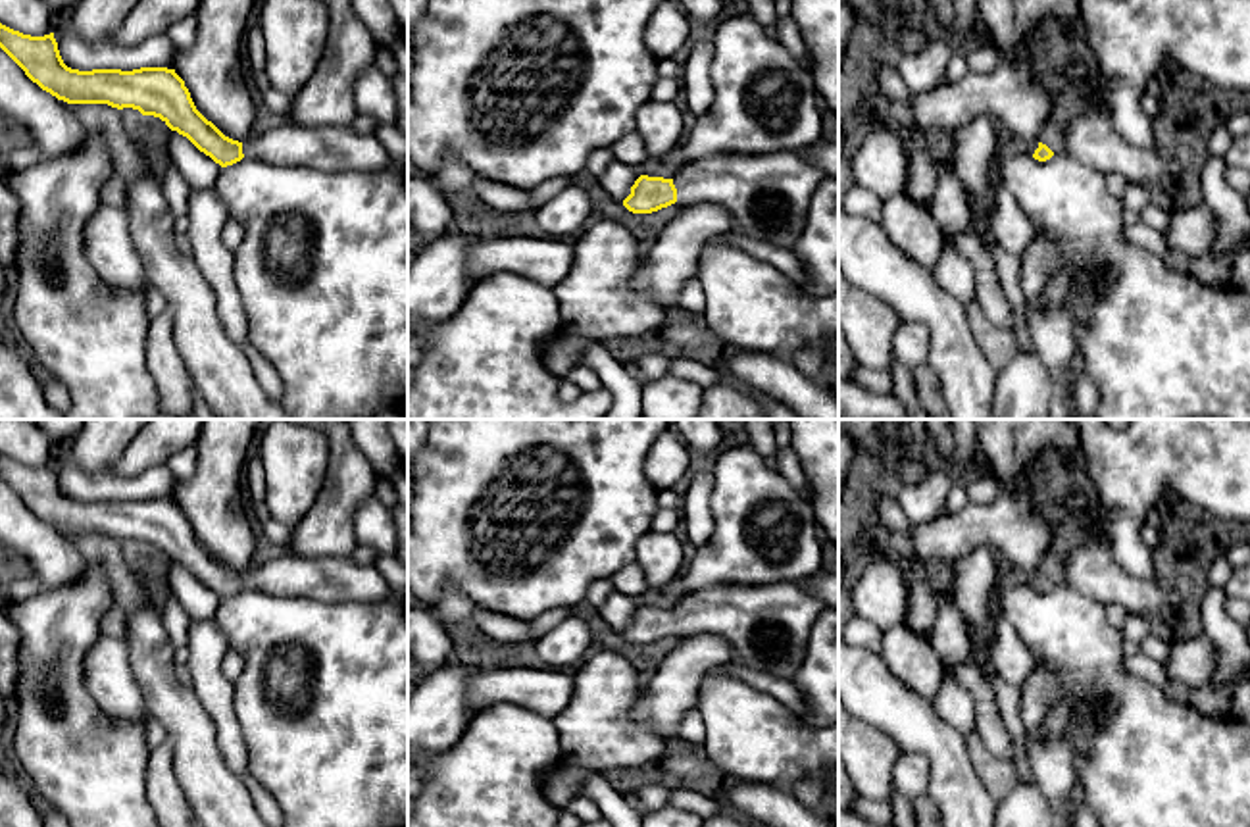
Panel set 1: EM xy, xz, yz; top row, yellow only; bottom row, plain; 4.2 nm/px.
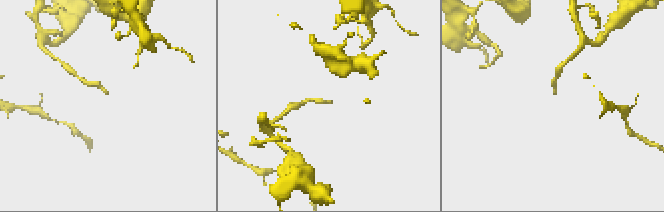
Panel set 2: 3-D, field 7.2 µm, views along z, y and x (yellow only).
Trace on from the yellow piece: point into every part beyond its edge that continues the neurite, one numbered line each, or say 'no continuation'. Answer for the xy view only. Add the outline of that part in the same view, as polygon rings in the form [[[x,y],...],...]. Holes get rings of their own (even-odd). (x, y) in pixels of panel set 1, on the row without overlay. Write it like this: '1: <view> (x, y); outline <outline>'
1: xy (324, 577); outline [[[281,552],[258,569],[242,573],[244,589],[275,596],[304,596],[321,602],[385,602],[392,590],[375,565],[360,565],[350,556],[304,558]]]

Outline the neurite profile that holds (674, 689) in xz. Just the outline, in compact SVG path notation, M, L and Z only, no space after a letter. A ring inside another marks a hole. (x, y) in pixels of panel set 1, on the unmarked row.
M715 633L690 635L675 644L654 677L642 687L635 719L658 733L665 744L677 739L685 712L696 708L698 687L708 671L735 660L731 642Z

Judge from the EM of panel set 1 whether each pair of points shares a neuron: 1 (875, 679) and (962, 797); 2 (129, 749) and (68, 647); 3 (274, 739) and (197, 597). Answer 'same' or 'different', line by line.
1: same
2: same
3: different

